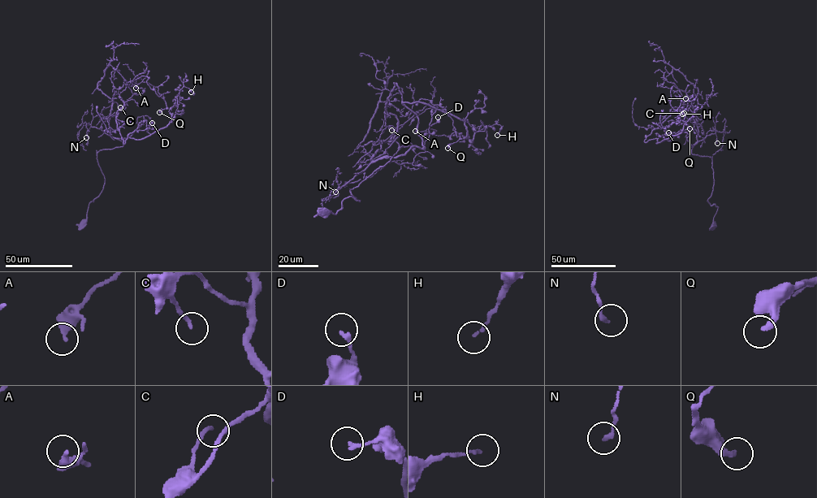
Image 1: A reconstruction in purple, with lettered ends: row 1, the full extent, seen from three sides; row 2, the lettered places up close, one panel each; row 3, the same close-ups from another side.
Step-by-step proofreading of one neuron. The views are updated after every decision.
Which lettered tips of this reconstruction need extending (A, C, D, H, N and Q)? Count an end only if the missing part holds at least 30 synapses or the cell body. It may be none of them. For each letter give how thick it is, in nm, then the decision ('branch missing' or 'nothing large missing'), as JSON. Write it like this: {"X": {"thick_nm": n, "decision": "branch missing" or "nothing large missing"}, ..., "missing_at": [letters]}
{"A": {"thick_nm": 300, "decision": "nothing large missing"}, "C": {"thick_nm": 150, "decision": "nothing large missing"}, "D": {"thick_nm": 180, "decision": "nothing large missing"}, "H": {"thick_nm": 120, "decision": "nothing large missing"}, "N": {"thick_nm": 170, "decision": "nothing large missing"}, "Q": {"thick_nm": 280, "decision": "nothing large missing"}, "missing_at": []}

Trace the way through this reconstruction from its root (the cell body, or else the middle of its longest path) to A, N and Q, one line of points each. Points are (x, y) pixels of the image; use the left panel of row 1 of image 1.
A: (83, 223), (104, 184), (97, 153), (142, 121), (128, 137), (171, 119), (157, 87), (136, 88)
N: (83, 223), (89, 203), (104, 184), (97, 153), (123, 145), (96, 127), (90, 127), (86, 137)
Q: (83, 223), (104, 184), (97, 153), (142, 121), (128, 137), (166, 127), (170, 110), (159, 112)

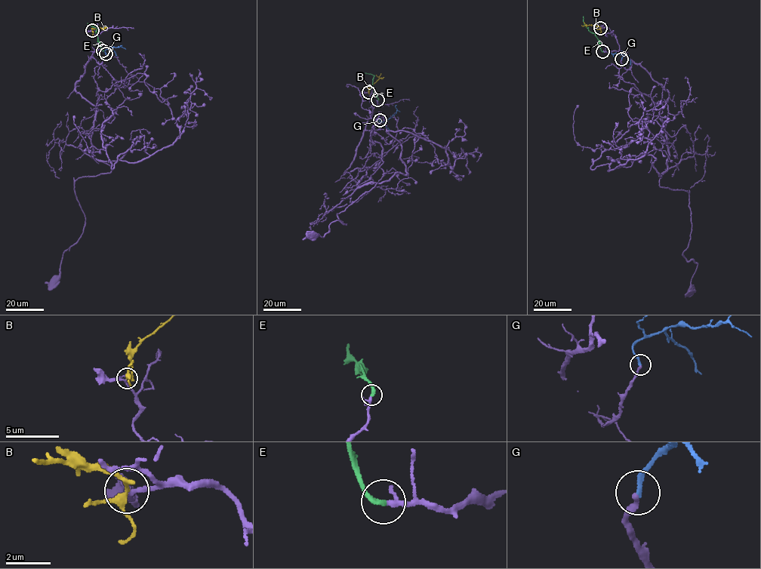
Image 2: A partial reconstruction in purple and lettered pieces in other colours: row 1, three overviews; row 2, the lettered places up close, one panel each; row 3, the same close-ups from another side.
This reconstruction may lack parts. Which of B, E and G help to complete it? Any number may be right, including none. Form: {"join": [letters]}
{"join": ["E", "G"]}

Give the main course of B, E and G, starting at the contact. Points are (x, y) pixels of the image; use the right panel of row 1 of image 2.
B: (600, 28), (586, 26), (583, 22)
E: (602, 51), (594, 33), (584, 24), (583, 16)
G: (621, 59), (624, 54), (611, 53), (608, 50)

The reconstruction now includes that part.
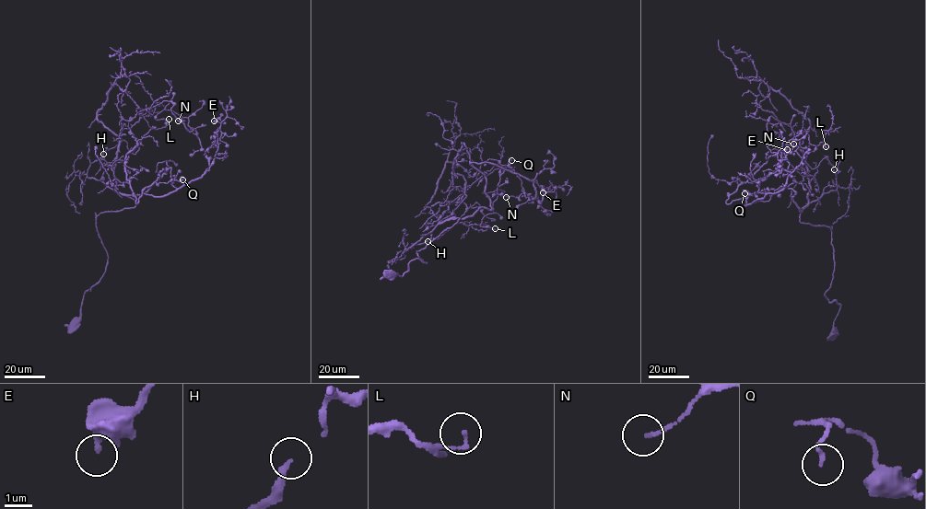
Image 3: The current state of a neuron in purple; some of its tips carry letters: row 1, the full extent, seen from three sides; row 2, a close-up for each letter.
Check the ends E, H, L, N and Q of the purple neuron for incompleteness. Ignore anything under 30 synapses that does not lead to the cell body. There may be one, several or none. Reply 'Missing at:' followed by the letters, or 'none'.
Missing at: H

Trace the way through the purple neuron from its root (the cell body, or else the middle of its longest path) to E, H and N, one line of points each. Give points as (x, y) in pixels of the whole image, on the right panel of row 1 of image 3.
E: (834, 333), (831, 229), (800, 222), (791, 189), (744, 205), (784, 188), (787, 149)
H: (834, 333), (840, 305), (825, 294), (834, 270), (831, 229), (799, 216), (836, 190), (834, 169)
N: (834, 333), (831, 229), (800, 222), (791, 189), (744, 205), (784, 188), (793, 144)

